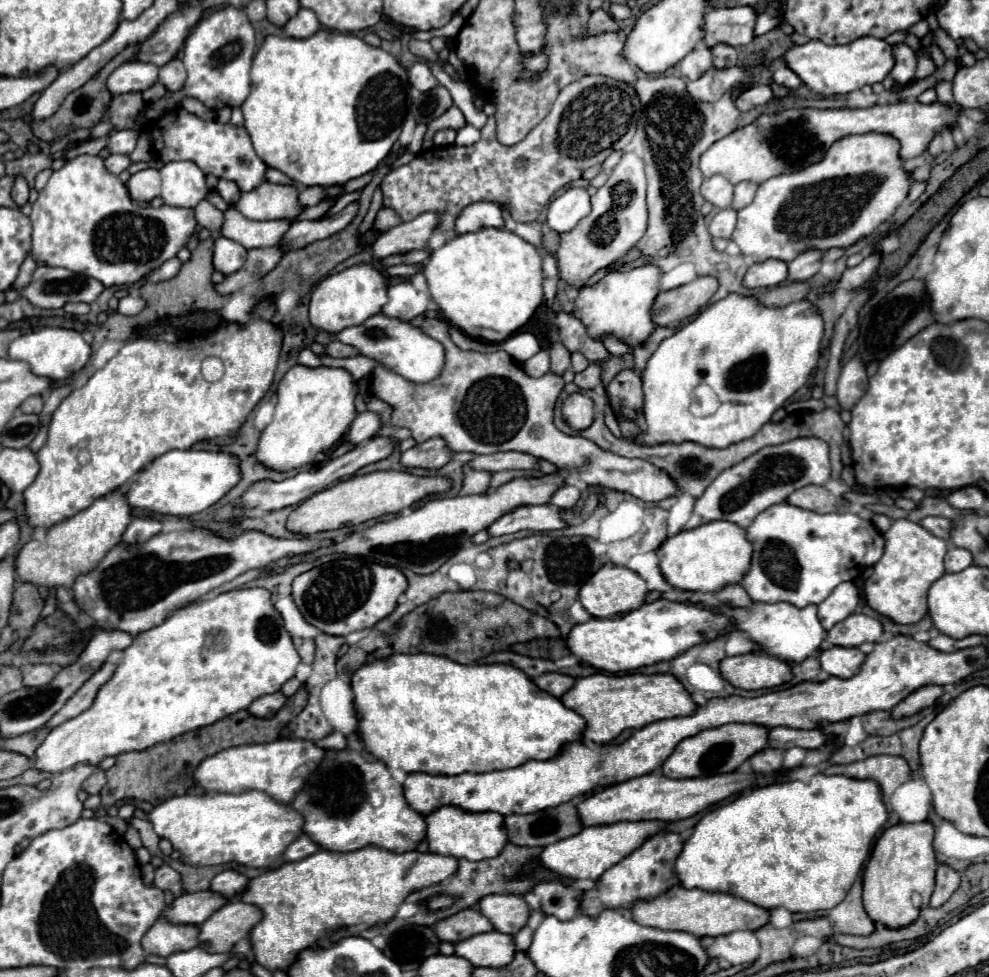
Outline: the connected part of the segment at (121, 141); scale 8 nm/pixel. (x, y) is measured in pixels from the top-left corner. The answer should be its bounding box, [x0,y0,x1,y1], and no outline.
[108,128,138,154]

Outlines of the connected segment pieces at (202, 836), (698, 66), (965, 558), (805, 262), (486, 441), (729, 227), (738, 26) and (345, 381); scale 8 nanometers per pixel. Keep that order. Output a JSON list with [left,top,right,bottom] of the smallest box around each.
[[148,790,304,868],[680,44,714,80],[944,546,972,572],[788,250,824,282],[370,318,676,502],[708,208,736,240],[702,6,756,48],[256,366,356,472]]

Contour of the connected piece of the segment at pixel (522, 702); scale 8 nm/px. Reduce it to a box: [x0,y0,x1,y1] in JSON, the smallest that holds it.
[352,654,586,783]

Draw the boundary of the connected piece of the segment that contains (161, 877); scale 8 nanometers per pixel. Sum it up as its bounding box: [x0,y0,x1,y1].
[154,864,182,896]

